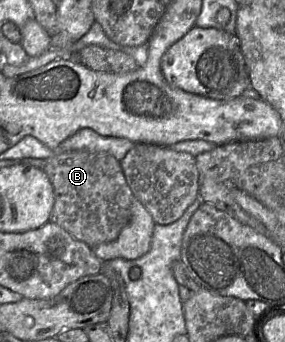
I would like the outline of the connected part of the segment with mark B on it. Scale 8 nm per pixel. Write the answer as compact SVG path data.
M76 150L46 160L44 172L50 179L55 202L51 222L91 248L116 240L131 219L134 198L121 167L121 161L105 152Z

